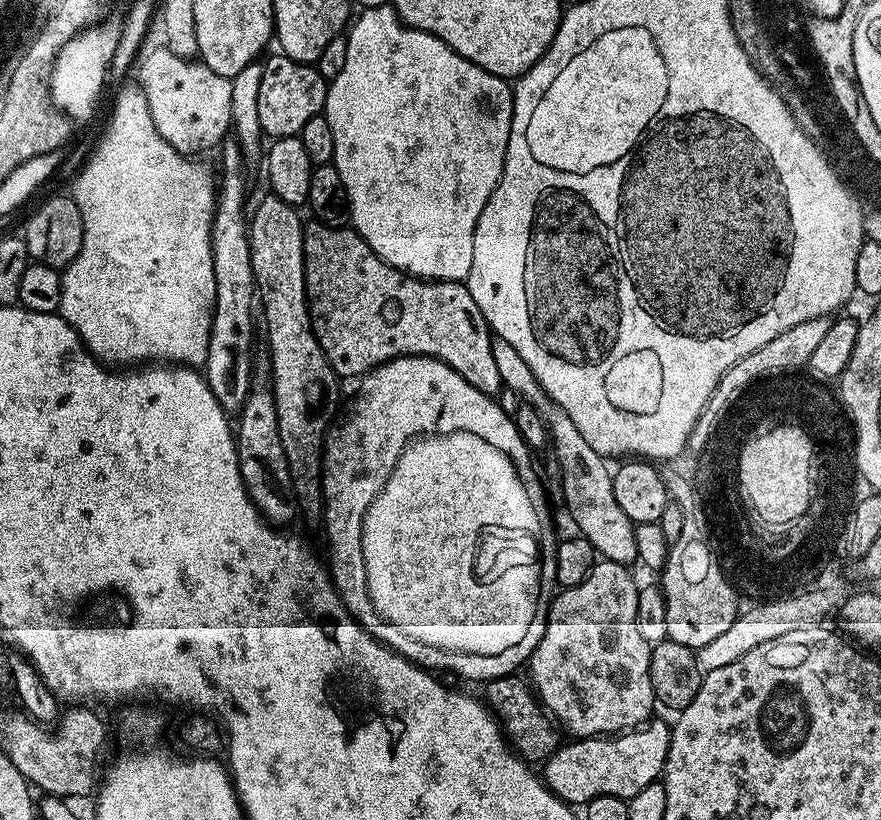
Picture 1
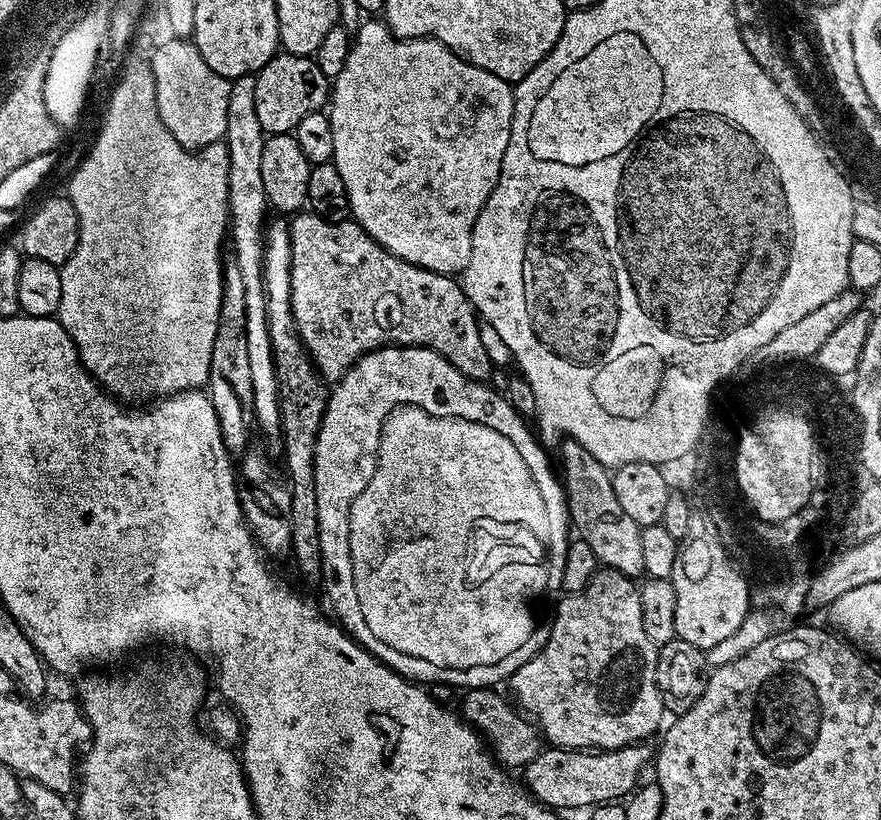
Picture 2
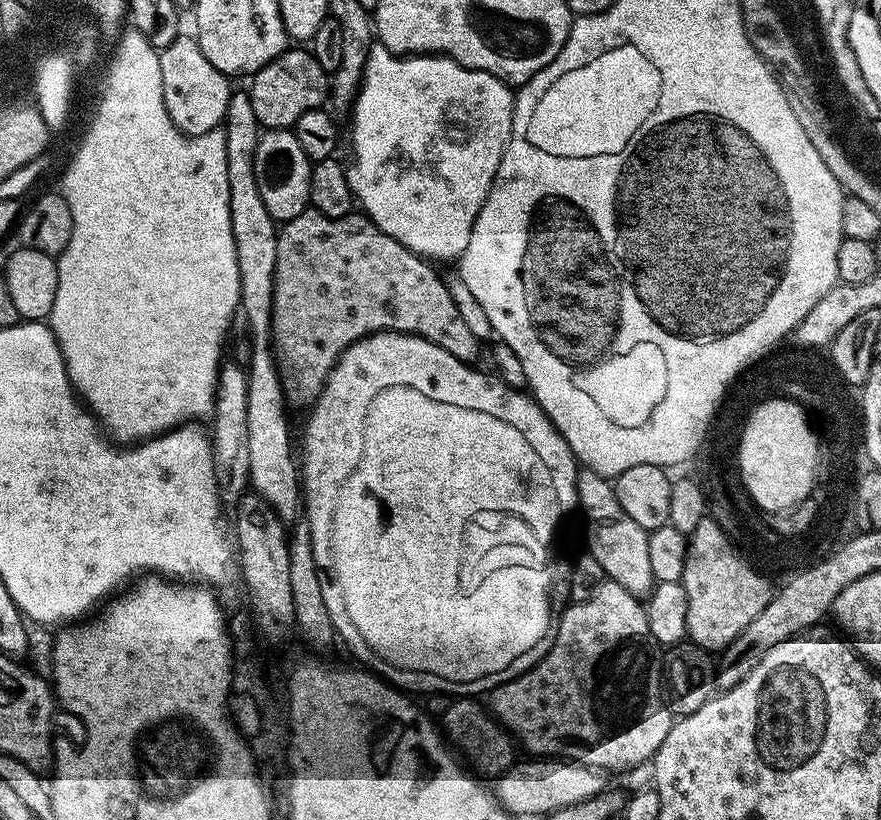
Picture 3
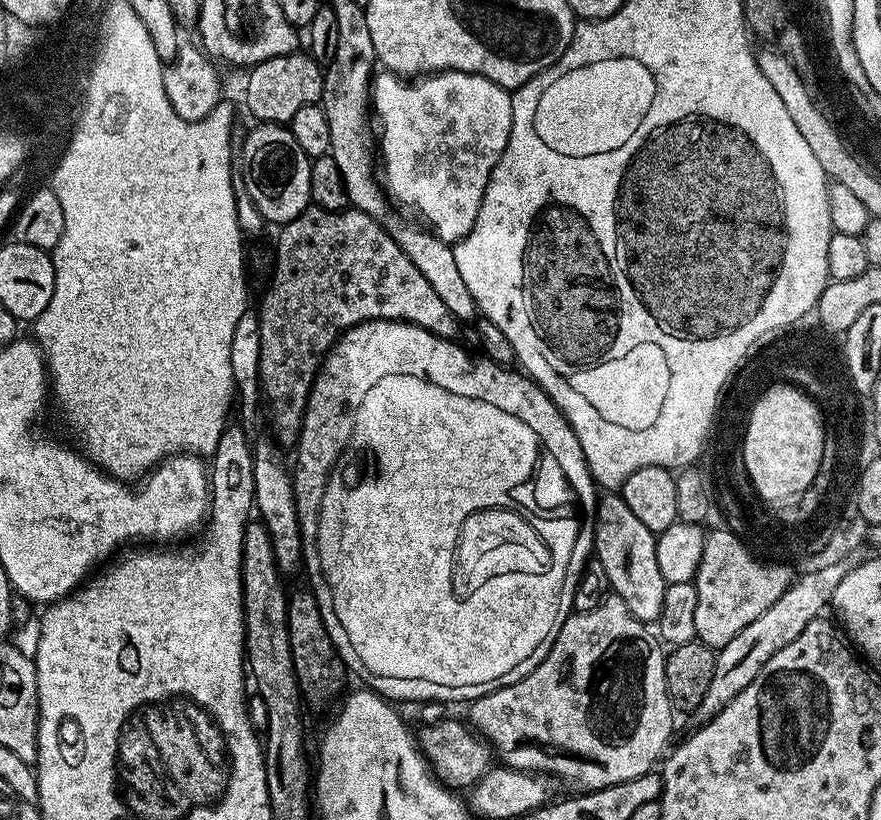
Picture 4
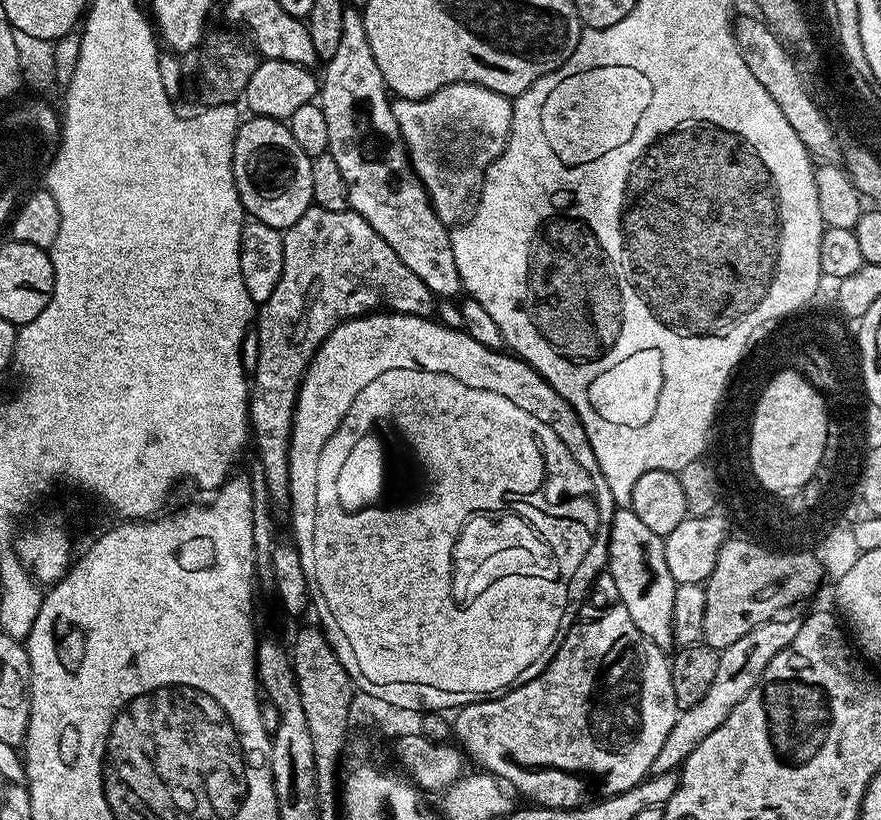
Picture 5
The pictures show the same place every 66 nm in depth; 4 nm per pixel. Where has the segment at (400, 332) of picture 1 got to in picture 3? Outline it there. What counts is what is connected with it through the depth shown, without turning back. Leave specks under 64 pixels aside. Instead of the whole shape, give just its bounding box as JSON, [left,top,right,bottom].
[272,206,481,406]

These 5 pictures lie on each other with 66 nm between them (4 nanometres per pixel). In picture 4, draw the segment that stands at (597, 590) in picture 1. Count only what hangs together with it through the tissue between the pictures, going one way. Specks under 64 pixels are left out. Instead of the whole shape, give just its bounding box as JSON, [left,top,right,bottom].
[467,594,674,792]

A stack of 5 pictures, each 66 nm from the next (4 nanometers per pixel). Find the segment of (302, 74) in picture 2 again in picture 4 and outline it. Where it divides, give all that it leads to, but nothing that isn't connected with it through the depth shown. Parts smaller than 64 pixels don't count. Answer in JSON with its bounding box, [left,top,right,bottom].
[244,50,325,125]

